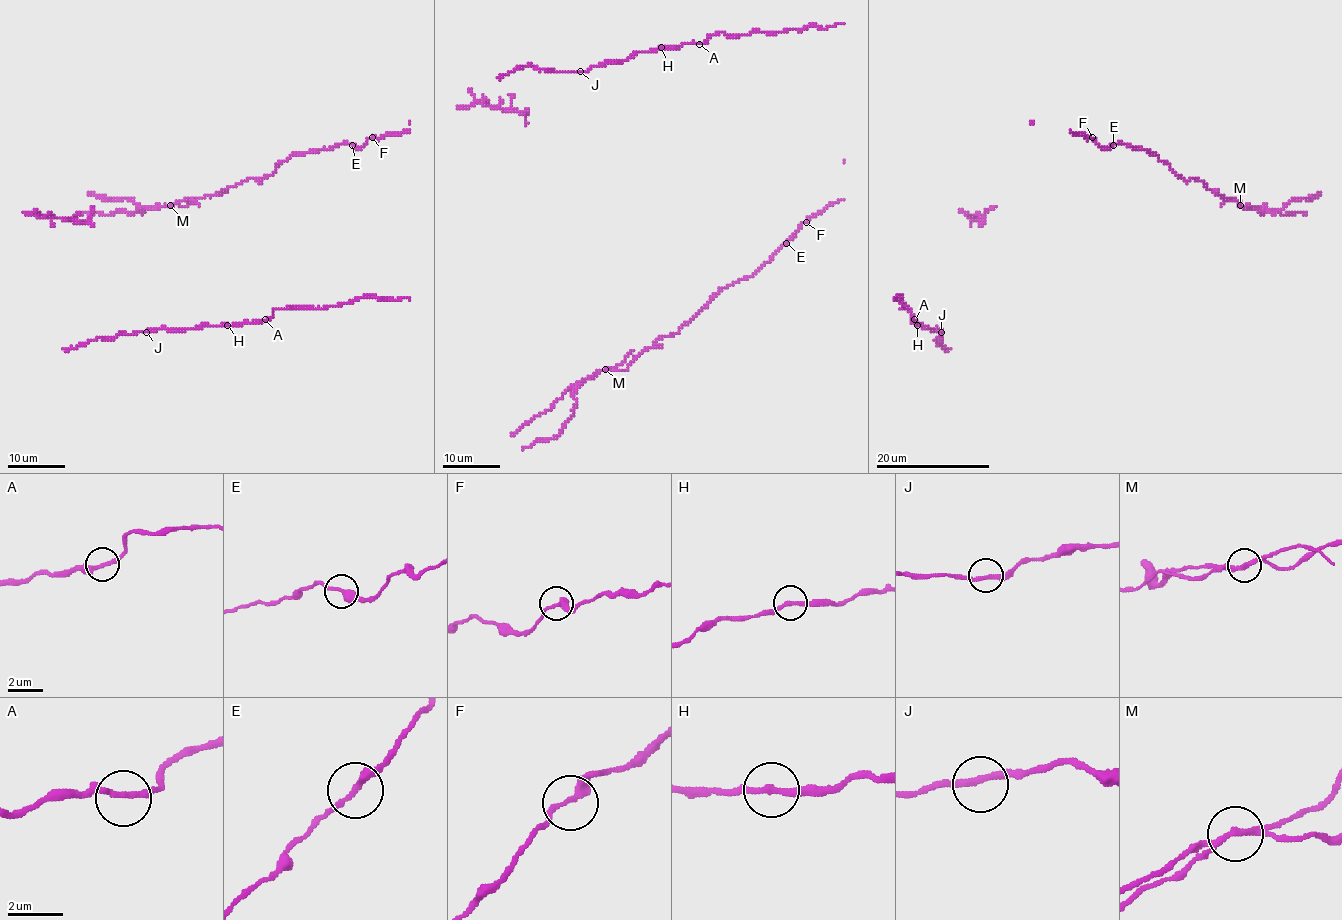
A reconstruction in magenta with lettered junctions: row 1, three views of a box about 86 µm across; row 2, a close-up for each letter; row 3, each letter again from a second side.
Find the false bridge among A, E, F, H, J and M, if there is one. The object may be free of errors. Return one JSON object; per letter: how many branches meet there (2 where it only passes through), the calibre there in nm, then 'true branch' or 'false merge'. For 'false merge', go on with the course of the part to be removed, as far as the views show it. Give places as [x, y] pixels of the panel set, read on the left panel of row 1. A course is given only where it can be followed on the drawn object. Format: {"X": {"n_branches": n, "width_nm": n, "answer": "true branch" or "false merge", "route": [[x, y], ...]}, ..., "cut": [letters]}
{"A": {"n_branches": 2, "width_nm": 240, "answer": "true branch"}, "E": {"n_branches": 2, "width_nm": 280, "answer": "true branch"}, "F": {"n_branches": 2, "width_nm": 280, "answer": "true branch"}, "H": {"n_branches": 2, "width_nm": 220, "answer": "true branch"}, "J": {"n_branches": 2, "width_nm": 240, "answer": "true branch"}, "M": {"n_branches": 2, "width_nm": 240, "answer": "false merge", "route": [[170, 206], [150, 206], [140, 210], [141, 213], [130, 199], [100, 199], [89, 191]]}, "cut": ["M"]}

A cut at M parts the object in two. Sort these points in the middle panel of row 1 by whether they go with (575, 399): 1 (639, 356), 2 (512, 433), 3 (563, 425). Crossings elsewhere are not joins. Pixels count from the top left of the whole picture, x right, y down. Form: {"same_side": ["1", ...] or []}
{"same_side": ["3"]}

